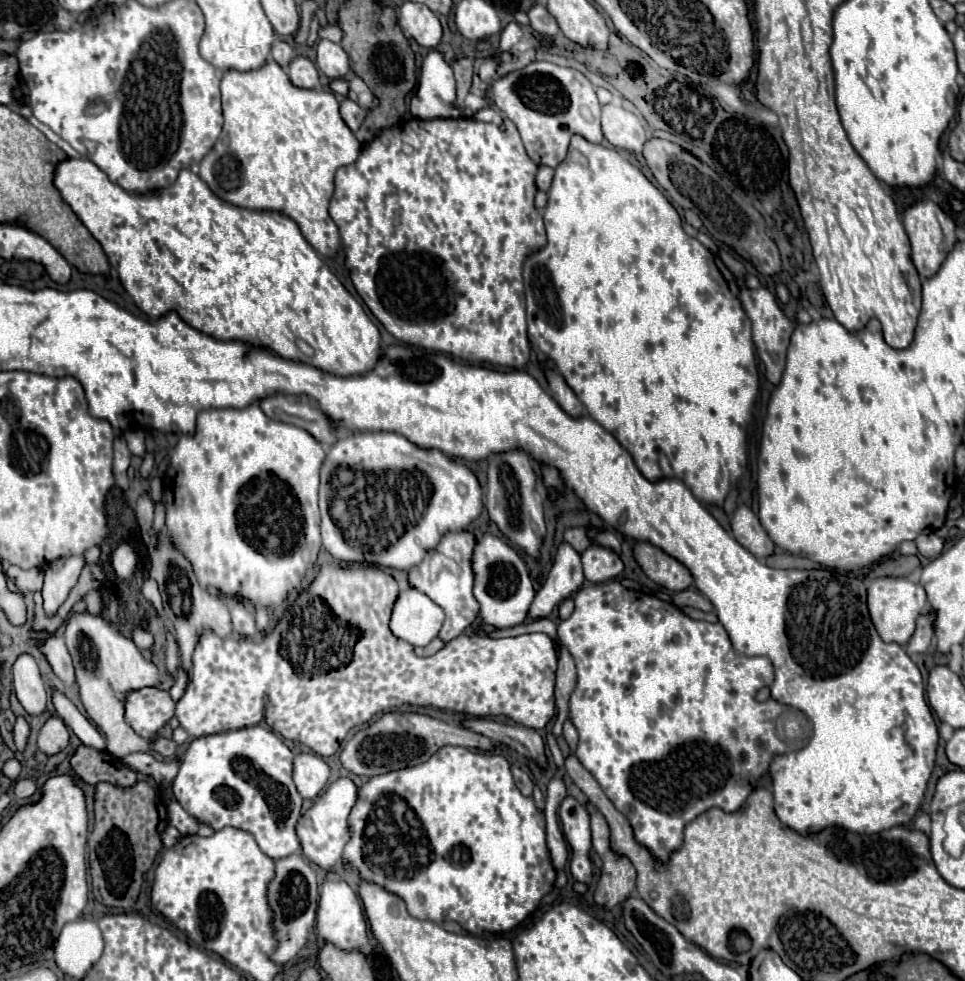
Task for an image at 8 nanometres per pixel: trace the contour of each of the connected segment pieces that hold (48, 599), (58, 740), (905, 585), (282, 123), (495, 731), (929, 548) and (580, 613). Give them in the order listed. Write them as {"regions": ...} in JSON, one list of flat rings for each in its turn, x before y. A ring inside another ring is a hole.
{"regions":[[[74,555,74,557,62,557,54,563,48,565,46,577,44,577,44,611,48,615,54,615,60,603,68,597,70,589,76,585,86,561,84,555]],[[52,717,44,723,44,727,40,729,40,735,38,735,38,749,52,757,56,753,60,753,64,747,68,747,68,729,64,725,62,719,58,717]],[[878,577,868,585,868,611,872,623,876,625,878,635,886,643,906,645,916,629,916,619,926,607,926,591,920,583,910,581,908,577]],[[266,61,260,69,238,73,228,69,222,75,222,109,224,129,214,149,200,161,200,177,224,201,246,209,280,211,294,219,304,239,324,257,338,251,338,227,328,215,328,201,334,193,334,173,342,165,350,165,360,155,360,141,346,127,338,113,338,101,330,91,300,89,292,85,286,71,274,61]],[[464,719,462,725,470,731,486,735,494,743,504,743,516,749,520,755,536,761,538,765,546,767,544,757,544,739,536,729,528,729,524,725,504,725,490,719]],[[930,533,930,535,920,535,916,539,916,545,918,545,918,553,926,559,934,559,942,553,944,549,944,543,946,543,946,537,938,537,936,533]],[[616,579,604,581,604,583,594,583,594,585,584,585,574,595,574,605,576,607,574,607,572,615,558,625,558,639,568,649,568,653,574,657,576,669,578,669,578,683,576,683,576,689,572,691,570,703,568,703,570,719,580,735,578,749,574,755,592,773,592,777,600,783,604,793,614,801,616,809,630,819,636,841,640,845,648,847,654,853,654,857,658,857,660,861,666,861,668,855,682,845,682,831,692,819,696,819,700,813,704,813,710,807,720,807,728,813,738,811,742,807,742,803,746,801,746,797,750,795,750,791,754,789,760,775,764,771,768,771,772,755,784,753,788,749,788,745,778,737,762,737,762,735,774,735,774,731,776,731,774,721,780,715,784,715,788,711,788,707,780,705,772,699,764,701,764,703,758,703,754,699,758,689,762,689,774,681,772,663,768,657,736,655,732,649,732,643,728,639,728,633,720,623,694,621,688,615,684,615,676,605,666,603,644,591,626,589]]]}

